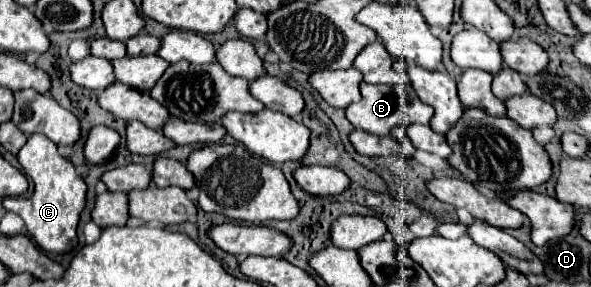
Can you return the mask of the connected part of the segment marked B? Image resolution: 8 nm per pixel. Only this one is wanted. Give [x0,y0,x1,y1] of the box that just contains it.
[345,81,433,135]

